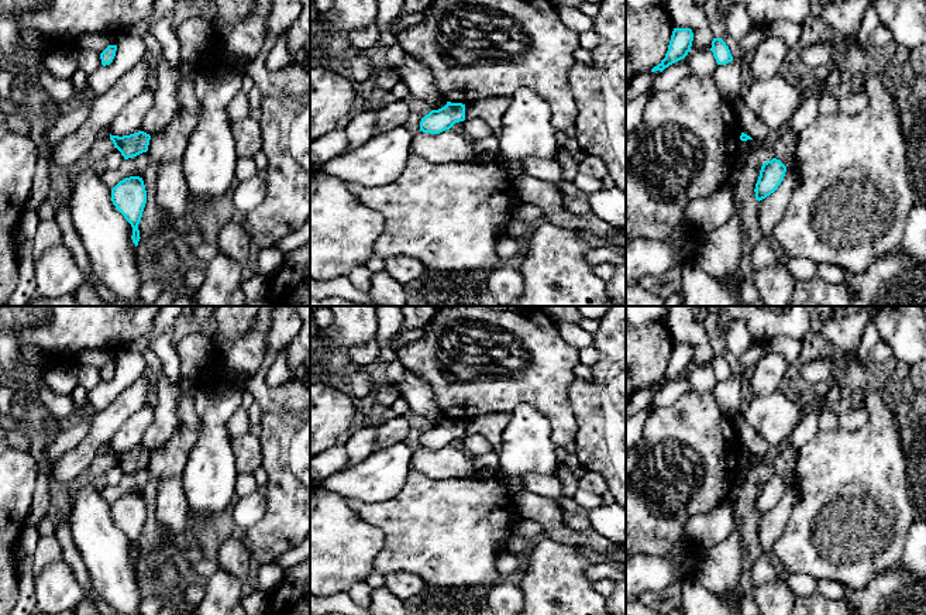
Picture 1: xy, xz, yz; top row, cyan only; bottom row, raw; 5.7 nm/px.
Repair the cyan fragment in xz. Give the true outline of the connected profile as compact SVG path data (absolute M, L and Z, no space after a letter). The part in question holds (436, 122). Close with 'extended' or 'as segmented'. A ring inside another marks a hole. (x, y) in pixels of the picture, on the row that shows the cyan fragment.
M451 103L438 110L431 110L420 121L420 131L430 134L440 134L450 130L455 123L465 120L465 104Z; as segmented

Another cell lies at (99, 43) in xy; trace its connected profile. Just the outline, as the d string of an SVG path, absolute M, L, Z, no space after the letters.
M83 34L70 44L78 51L93 49L101 54L109 45L117 45L116 34Z

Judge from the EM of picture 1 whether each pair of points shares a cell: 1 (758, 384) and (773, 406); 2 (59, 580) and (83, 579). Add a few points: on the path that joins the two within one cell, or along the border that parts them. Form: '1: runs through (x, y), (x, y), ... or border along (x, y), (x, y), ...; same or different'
1: border along (778, 388), (754, 398); different
2: border along (62, 559), (71, 569), (85, 598); different

